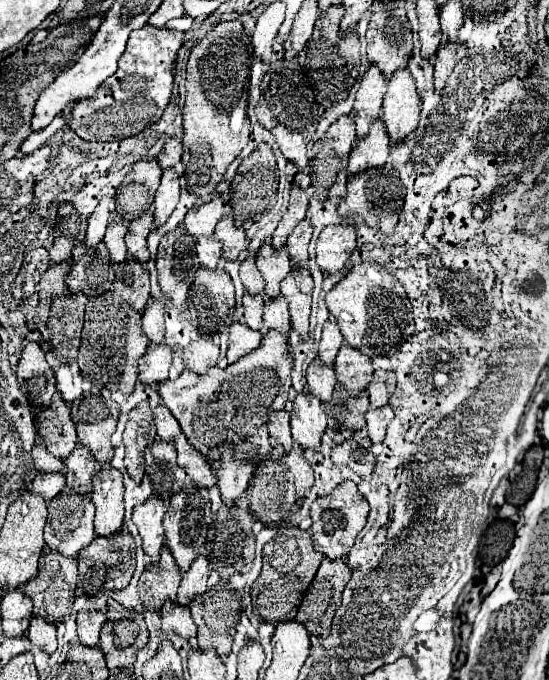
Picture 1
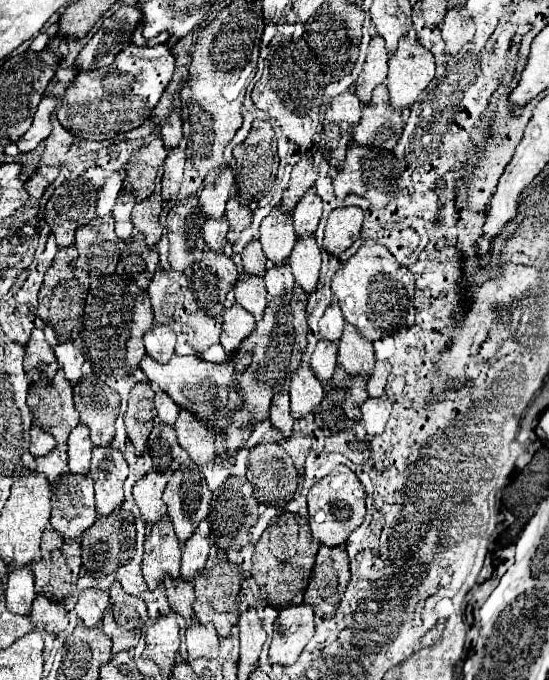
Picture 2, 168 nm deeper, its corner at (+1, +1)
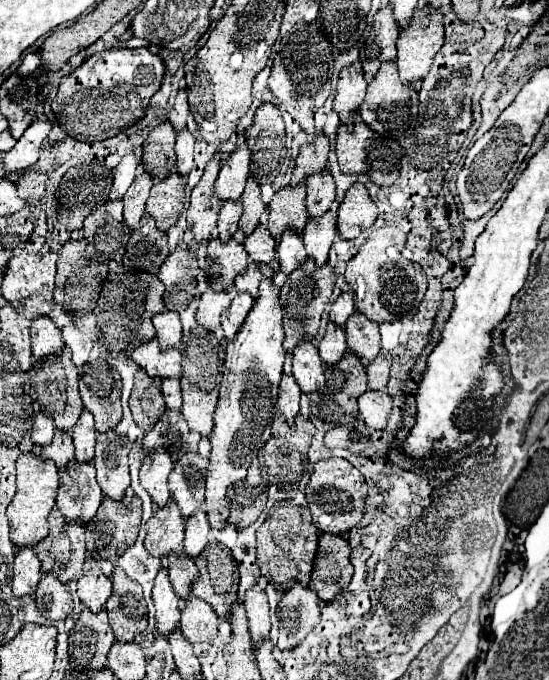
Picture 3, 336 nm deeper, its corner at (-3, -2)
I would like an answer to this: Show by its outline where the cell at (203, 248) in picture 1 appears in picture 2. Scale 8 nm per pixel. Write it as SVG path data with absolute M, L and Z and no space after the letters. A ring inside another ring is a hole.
M207 219L203 233L205 233L205 243L209 245L209 249L213 249L217 253L223 251L223 245L227 243L227 239L225 239L227 229L229 229L227 219Z

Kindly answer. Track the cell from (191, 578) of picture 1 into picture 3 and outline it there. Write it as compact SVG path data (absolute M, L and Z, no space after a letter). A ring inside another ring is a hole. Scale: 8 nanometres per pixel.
M197 510L185 526L185 554L189 558L197 558L205 546L207 546L207 534L209 534L209 522L203 510Z

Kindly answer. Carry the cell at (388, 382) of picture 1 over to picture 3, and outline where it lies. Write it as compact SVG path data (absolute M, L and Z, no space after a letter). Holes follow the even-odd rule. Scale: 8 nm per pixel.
M381 352L373 362L367 364L367 384L371 390L385 390L387 380L389 380L389 370L391 370L391 354Z

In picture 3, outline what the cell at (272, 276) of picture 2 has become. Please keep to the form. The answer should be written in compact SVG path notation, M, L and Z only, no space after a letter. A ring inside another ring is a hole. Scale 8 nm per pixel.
M285 230L285 234L277 244L277 258L279 258L279 272L285 276L289 276L293 270L297 270L297 266L301 266L307 254L299 232Z

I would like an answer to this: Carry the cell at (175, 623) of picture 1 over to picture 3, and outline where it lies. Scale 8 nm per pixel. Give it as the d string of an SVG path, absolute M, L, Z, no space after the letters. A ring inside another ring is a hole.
M169 556L169 570L171 570L171 584L175 594L185 600L191 594L191 584L197 578L197 566L193 562L193 558L189 556Z

